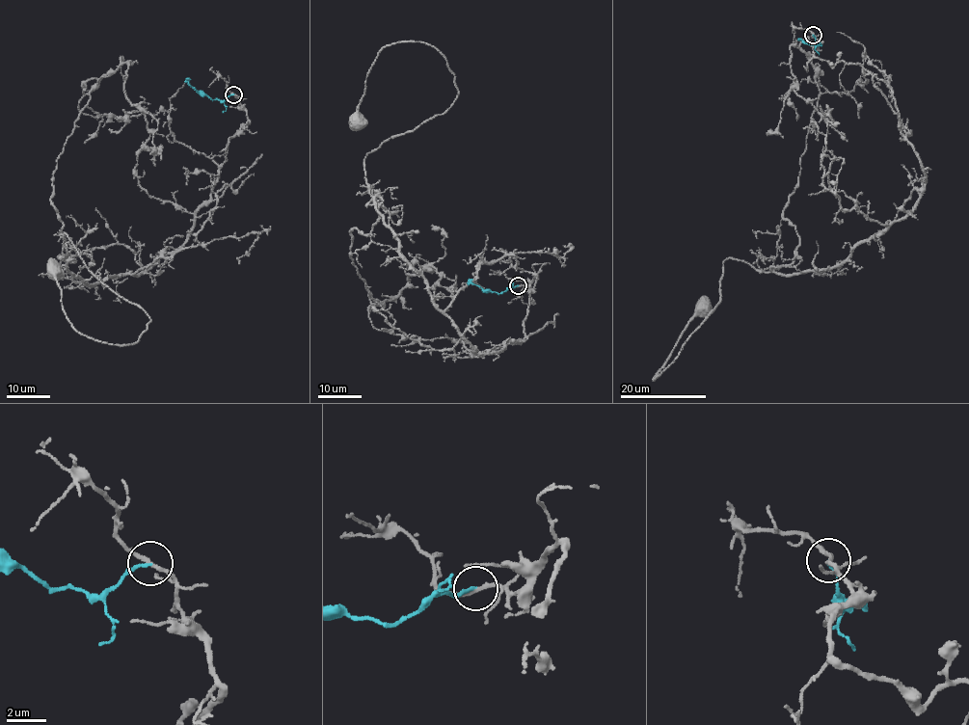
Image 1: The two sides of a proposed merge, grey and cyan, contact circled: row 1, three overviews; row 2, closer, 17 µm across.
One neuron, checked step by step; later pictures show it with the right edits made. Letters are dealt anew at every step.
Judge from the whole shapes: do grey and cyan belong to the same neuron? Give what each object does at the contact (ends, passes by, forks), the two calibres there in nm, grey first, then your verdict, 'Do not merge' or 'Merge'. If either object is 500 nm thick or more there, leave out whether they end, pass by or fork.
At the ring grey passes by. At the ring cyan ends. Thickness 200 nm (grey) against 160 nm. Do not merge

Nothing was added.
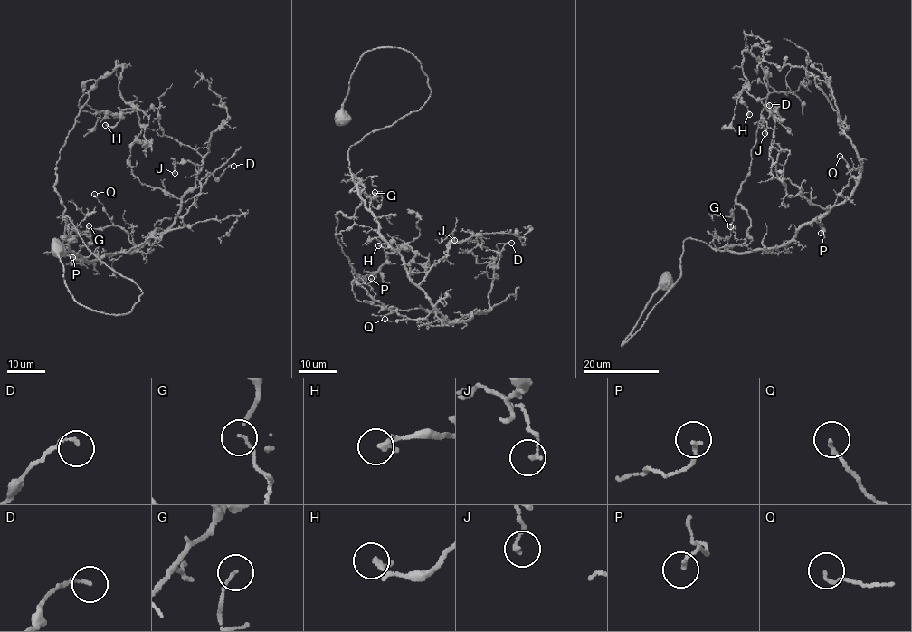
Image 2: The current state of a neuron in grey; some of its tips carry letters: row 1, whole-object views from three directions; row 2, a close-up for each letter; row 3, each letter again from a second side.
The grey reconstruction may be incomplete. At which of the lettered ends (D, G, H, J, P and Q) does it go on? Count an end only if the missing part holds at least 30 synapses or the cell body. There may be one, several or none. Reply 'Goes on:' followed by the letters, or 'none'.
Goes on: none

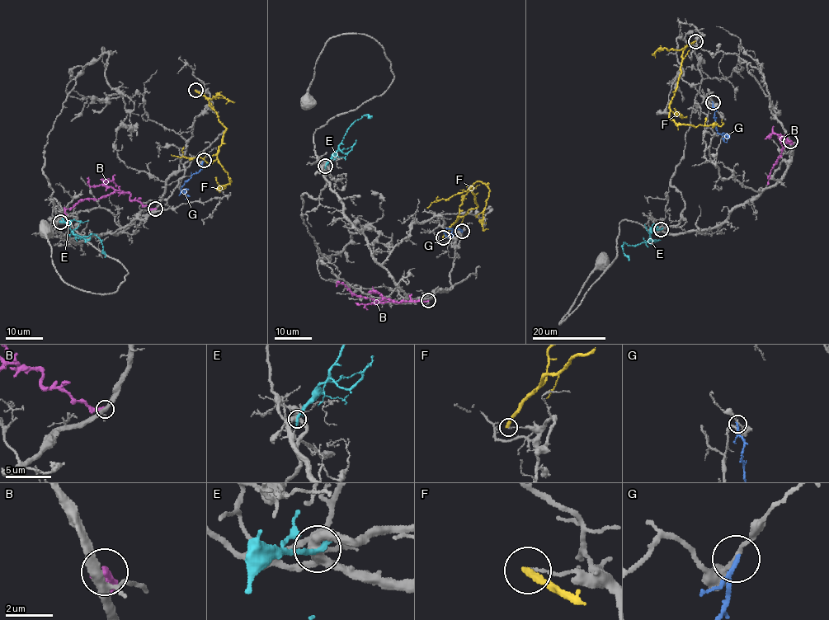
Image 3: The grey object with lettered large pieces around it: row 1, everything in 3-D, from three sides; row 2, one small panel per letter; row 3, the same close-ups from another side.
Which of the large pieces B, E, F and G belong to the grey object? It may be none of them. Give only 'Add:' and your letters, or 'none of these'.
Add: none of these

